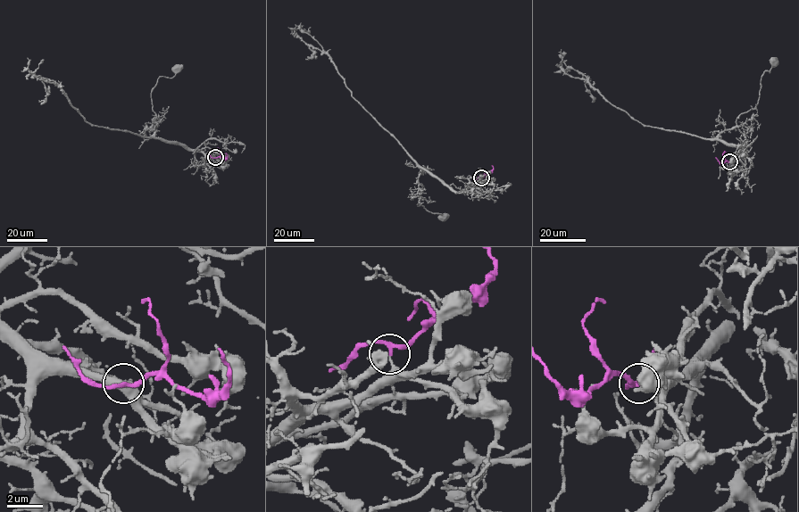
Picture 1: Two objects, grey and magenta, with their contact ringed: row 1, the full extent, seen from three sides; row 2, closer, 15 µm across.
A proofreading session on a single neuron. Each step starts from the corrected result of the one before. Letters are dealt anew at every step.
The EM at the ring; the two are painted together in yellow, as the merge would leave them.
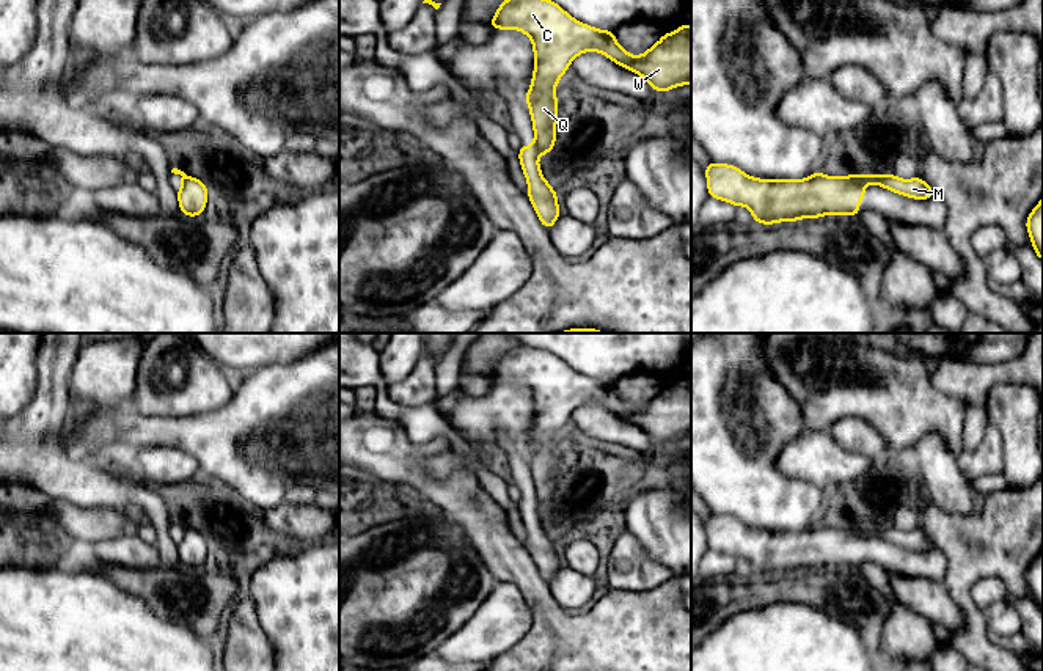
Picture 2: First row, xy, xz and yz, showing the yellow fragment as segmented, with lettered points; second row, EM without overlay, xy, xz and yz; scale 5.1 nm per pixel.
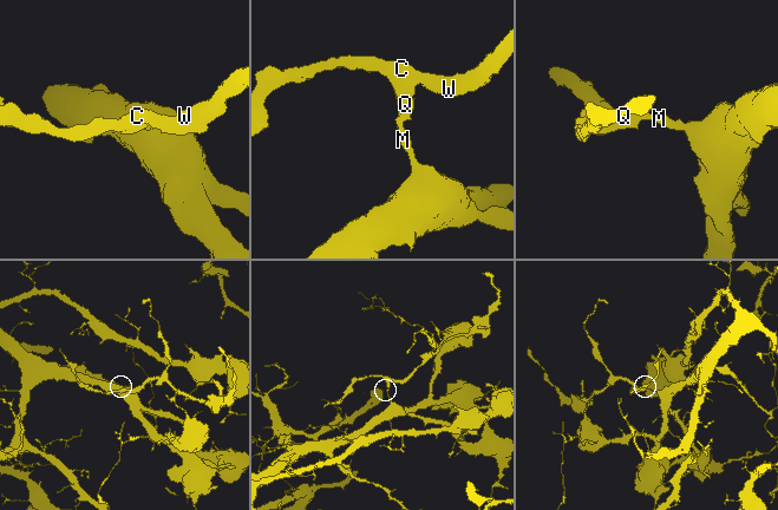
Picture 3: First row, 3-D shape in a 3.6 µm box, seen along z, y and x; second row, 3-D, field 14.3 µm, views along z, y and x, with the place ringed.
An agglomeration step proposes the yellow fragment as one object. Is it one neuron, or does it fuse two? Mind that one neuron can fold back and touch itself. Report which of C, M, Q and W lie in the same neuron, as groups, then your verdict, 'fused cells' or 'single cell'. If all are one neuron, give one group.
C Q W / M | fused cells

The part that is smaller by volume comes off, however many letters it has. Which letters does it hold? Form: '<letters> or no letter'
C, Q, W

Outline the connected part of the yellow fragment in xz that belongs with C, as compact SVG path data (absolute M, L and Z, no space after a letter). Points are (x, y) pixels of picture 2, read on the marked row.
M504 0L489 25L518 30L531 39L534 71L525 101L539 156L551 152L556 143L561 96L553 94L558 82L583 52L605 55L641 75L658 93L691 85L691 27L686 24L672 33L663 33L658 42L638 57L619 46L613 30L583 24L553 0Z

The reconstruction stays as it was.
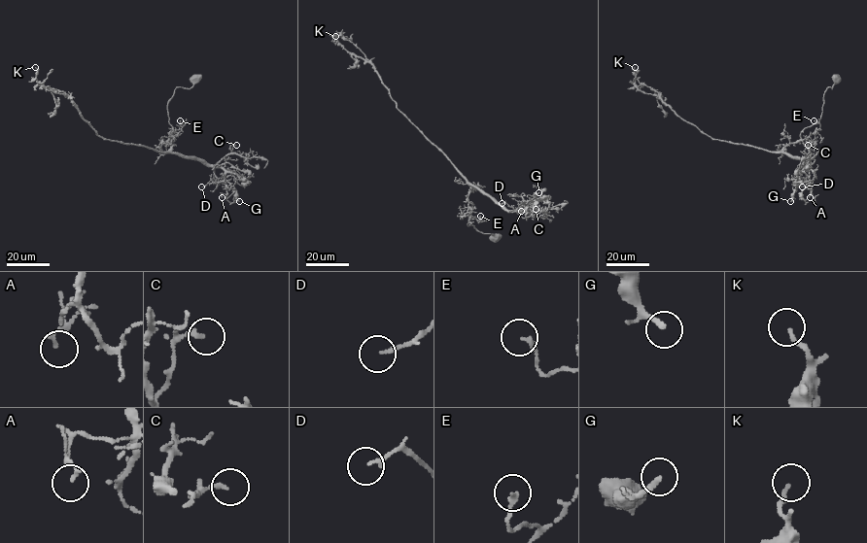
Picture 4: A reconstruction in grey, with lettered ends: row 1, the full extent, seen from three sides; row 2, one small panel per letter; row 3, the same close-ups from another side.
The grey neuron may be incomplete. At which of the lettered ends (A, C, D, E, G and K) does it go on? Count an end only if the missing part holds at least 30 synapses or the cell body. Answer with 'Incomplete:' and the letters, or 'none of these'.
Incomplete: none of these

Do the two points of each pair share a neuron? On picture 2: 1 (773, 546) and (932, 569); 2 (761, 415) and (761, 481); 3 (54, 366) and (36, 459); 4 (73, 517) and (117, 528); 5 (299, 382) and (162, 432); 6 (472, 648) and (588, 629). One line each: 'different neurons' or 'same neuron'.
1: same neuron
2: same neuron
3: same neuron
4: same neuron
5: same neuron
6: different neurons

